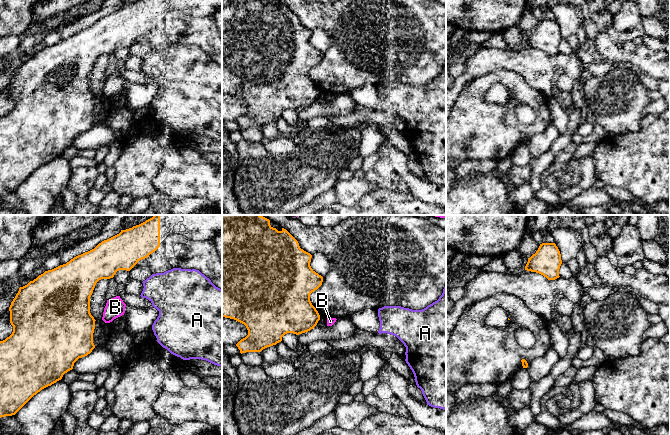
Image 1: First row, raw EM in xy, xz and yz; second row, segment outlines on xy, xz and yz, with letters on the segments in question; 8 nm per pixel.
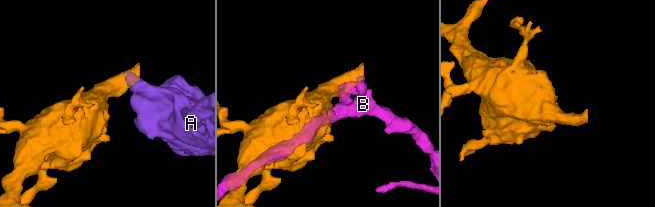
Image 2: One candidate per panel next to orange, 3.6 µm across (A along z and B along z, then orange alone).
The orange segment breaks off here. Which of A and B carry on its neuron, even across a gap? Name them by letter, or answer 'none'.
none

